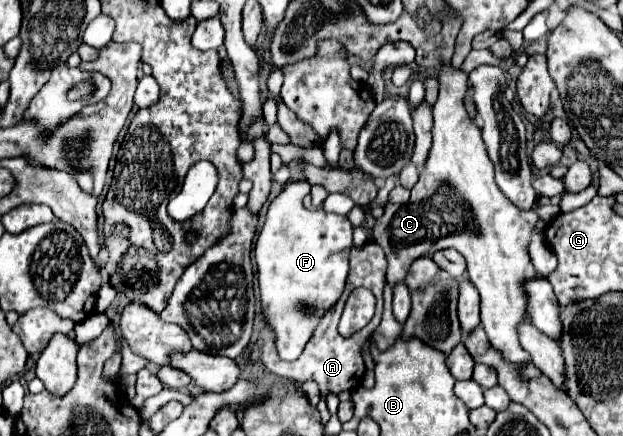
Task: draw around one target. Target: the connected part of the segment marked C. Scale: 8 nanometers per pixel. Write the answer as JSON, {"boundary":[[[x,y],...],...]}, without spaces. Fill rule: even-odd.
{"boundary":[[[454,66],[438,68],[436,80],[440,92],[432,108],[432,148],[424,170],[406,204],[388,204],[384,208],[384,216],[376,220],[372,236],[386,252],[386,280],[392,286],[404,280],[410,264],[420,256],[432,256],[444,248],[456,248],[464,254],[468,276],[482,298],[482,328],[492,348],[502,354],[502,360],[524,368],[530,364],[530,354],[520,346],[518,324],[530,324],[530,316],[526,316],[526,292],[522,292],[522,284],[530,276],[540,276],[528,252],[532,230],[540,218],[534,210],[526,212],[510,204],[494,182],[494,166],[488,160],[490,156],[486,156],[482,130],[470,120],[464,106],[468,74]],[[442,186],[450,186],[452,190],[440,190]],[[454,222],[474,222],[476,232],[464,230],[454,234]]]}

